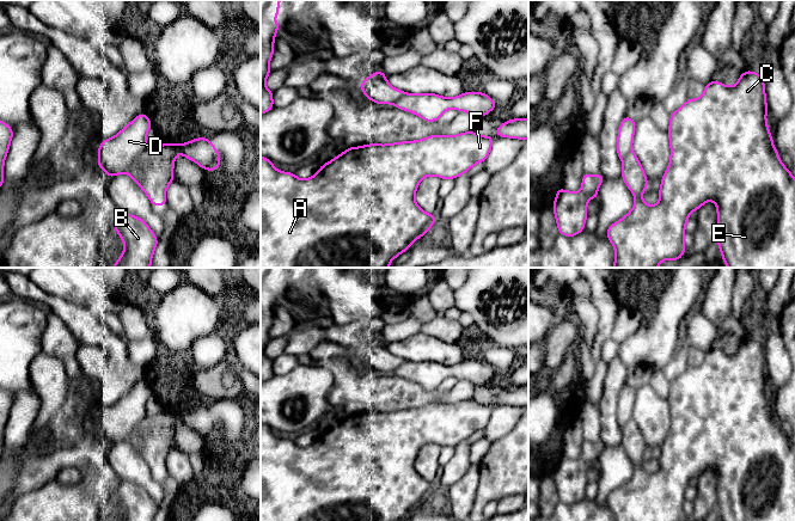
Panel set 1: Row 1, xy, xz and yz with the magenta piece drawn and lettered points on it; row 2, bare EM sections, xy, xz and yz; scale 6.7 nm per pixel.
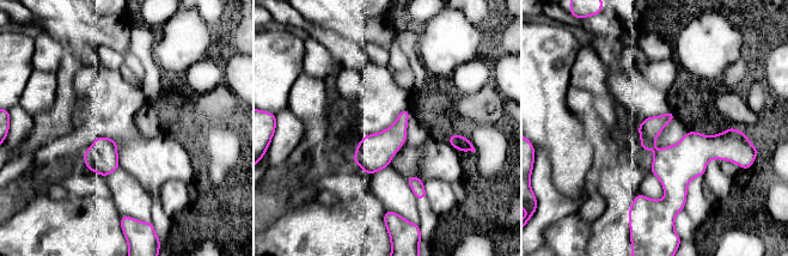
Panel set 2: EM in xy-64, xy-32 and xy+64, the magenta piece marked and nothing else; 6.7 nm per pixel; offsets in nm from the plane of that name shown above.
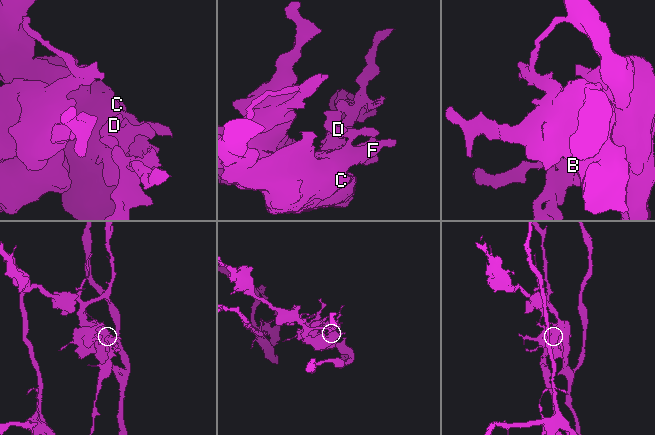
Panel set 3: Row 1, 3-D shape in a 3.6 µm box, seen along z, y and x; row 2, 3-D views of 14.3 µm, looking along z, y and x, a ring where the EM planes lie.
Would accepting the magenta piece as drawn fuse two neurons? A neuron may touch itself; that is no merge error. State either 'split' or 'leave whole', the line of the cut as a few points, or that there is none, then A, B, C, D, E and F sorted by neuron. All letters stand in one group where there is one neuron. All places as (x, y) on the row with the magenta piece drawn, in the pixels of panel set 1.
split | xy (146, 148), (124, 172) | A B C E F / D

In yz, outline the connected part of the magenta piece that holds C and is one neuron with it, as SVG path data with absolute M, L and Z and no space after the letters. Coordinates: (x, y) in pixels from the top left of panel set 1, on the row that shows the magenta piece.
M745 71L732 87L720 81L709 81L699 98L689 98L671 115L667 131L671 159L661 178L660 201L654 206L642 200L648 179L635 153L628 153L620 177L634 194L635 204L605 233L616 252L613 268L658 268L666 259L679 260L686 250L684 232L687 219L708 201L716 203L717 244L728 268L795 268L795 179L773 146L766 112L764 76L751 71Z

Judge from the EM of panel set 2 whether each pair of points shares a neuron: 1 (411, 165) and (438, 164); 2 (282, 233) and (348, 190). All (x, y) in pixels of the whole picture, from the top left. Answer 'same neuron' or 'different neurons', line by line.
1: same neuron
2: different neurons

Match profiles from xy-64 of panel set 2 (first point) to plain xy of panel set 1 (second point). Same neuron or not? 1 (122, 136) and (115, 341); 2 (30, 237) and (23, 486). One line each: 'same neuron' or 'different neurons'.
1: same neuron
2: different neurons

